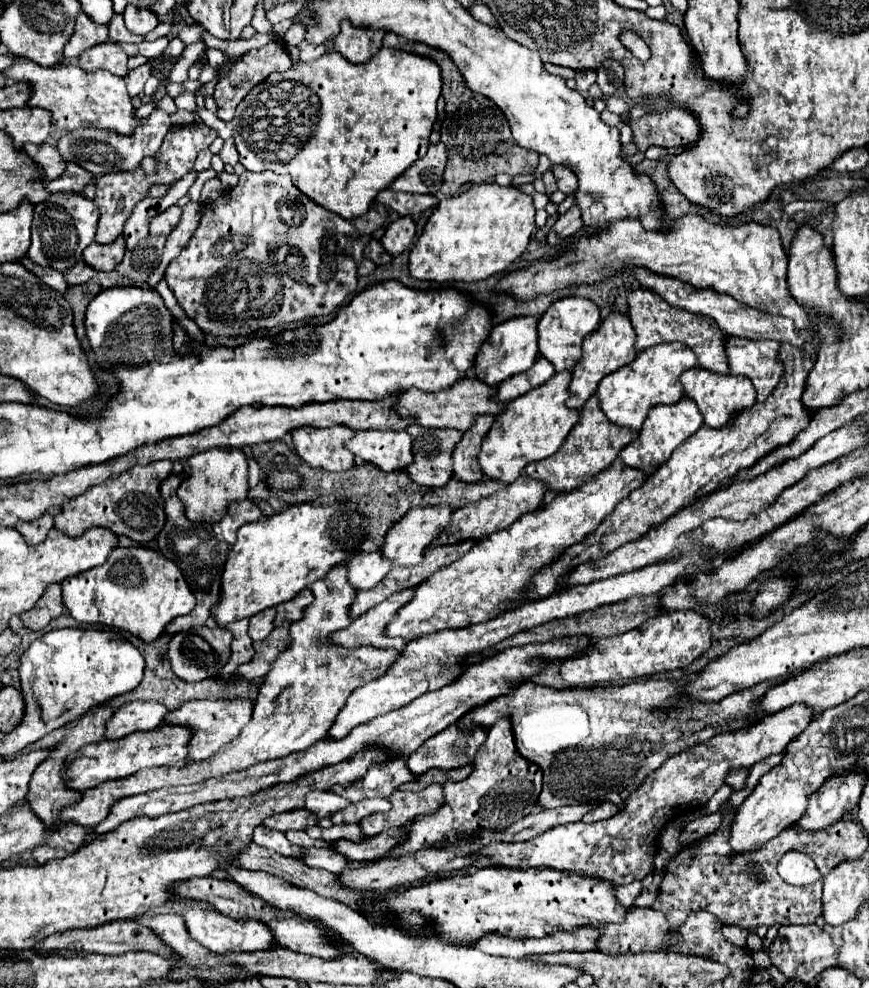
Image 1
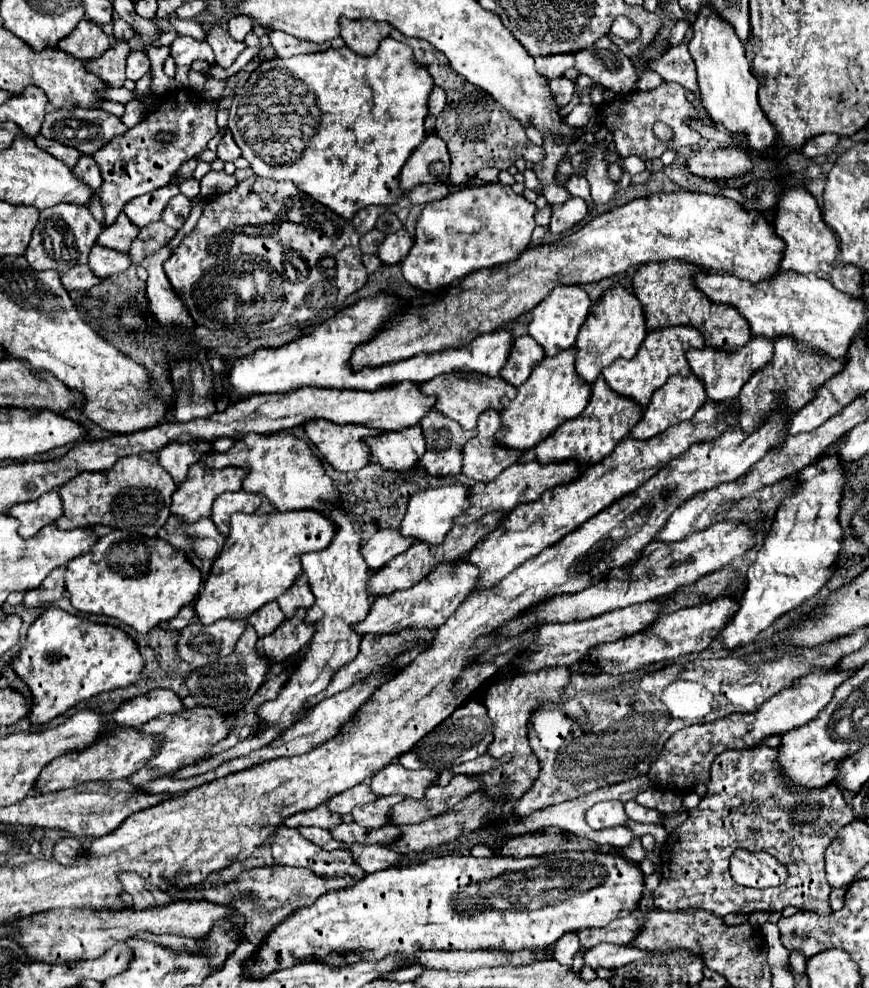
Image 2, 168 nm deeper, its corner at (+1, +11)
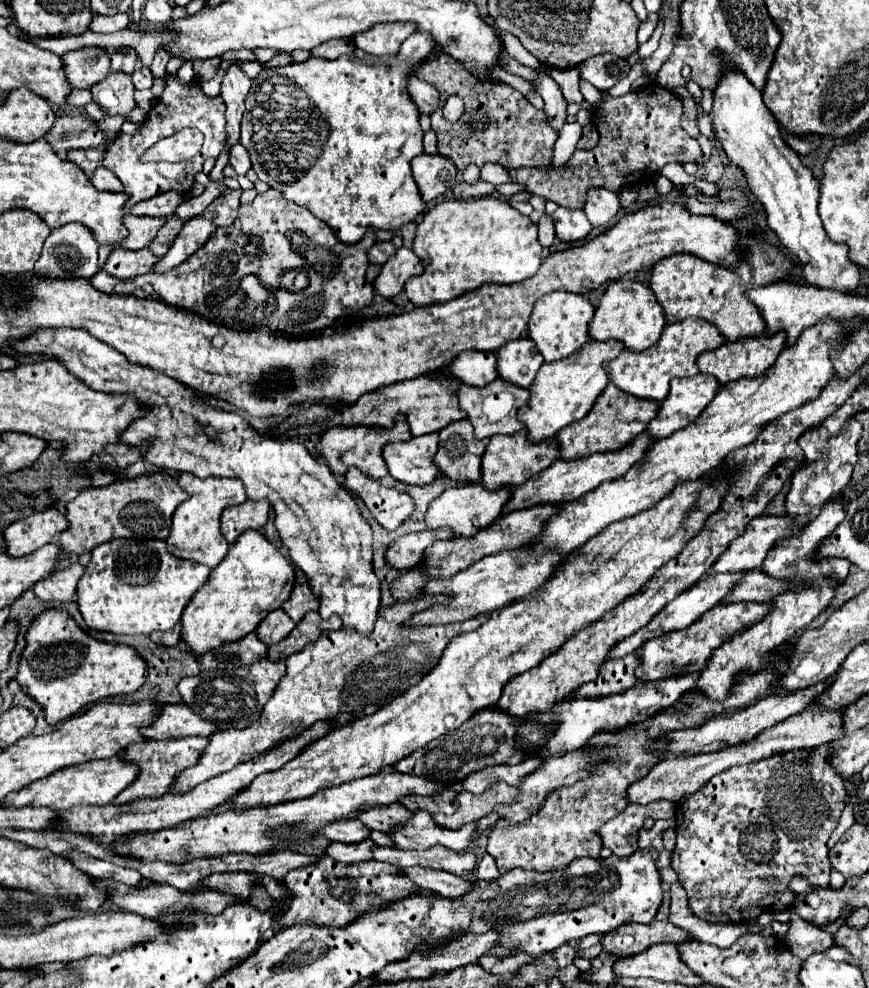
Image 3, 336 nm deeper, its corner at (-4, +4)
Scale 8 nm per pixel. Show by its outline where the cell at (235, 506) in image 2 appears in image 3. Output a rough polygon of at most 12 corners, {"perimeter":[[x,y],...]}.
{"perimeter":[[244,501],[222,513],[222,535],[234,543],[268,523],[270,503]]}

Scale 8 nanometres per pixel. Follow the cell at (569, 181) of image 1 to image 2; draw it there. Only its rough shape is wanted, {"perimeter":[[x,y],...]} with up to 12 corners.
{"perimeter":[[583,174],[569,176],[565,188],[589,204],[589,182]]}

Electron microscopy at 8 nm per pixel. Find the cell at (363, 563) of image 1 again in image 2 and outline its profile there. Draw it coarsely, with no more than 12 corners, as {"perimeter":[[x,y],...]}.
{"perimeter":[[379,530],[361,548],[371,570],[405,552],[413,540]]}

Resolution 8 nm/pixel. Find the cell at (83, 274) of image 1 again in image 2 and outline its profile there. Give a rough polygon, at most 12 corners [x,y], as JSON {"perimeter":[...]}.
{"perimeter":[[95,244],[89,268],[97,278],[123,272],[129,256]]}

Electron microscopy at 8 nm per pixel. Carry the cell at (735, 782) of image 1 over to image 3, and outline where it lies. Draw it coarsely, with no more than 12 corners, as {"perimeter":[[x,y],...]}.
{"perimeter":[[830,743],[714,775],[676,805],[696,917],[744,923],[830,885]]}

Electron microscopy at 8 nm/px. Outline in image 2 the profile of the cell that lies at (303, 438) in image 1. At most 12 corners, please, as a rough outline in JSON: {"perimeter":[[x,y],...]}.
{"perimeter":[[329,420],[305,422],[305,434],[339,472],[369,462],[363,438],[373,430]]}

